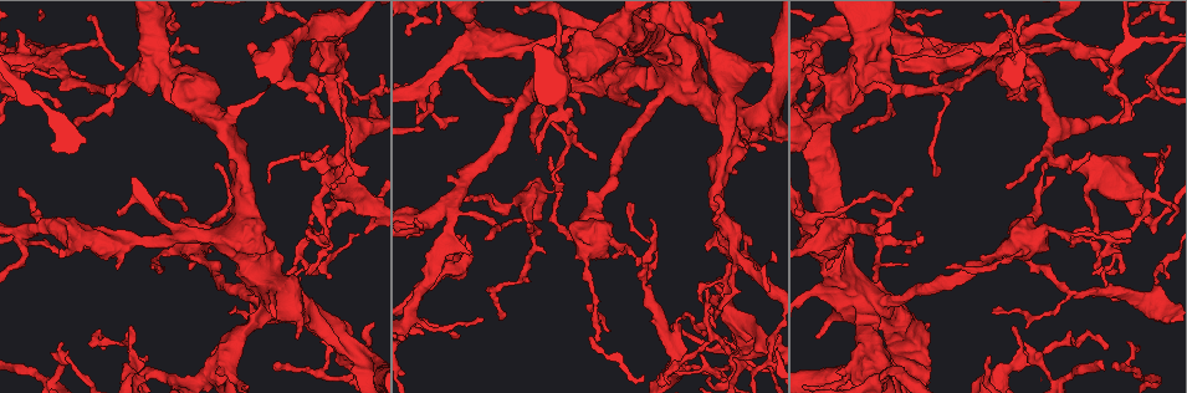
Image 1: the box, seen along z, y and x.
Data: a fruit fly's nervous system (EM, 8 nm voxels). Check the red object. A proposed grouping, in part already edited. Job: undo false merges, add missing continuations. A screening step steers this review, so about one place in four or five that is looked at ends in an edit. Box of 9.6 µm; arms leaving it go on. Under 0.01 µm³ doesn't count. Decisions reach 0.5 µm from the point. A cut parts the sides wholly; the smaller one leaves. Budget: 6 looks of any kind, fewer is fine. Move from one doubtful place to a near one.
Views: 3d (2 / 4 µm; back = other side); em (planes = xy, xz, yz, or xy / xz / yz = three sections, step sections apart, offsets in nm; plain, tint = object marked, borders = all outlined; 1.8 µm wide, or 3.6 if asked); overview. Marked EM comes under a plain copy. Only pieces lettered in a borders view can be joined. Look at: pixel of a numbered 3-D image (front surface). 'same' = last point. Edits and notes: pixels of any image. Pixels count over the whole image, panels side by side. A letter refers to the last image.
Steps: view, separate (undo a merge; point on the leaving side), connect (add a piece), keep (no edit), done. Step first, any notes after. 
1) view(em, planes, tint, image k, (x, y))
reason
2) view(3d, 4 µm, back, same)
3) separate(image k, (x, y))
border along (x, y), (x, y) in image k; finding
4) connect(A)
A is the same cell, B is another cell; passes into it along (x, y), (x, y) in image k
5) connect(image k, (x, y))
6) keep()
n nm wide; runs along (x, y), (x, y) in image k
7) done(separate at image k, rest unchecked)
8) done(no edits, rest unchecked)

view(3d, 4 µm, image 1, (1119, 296))
three-way junction

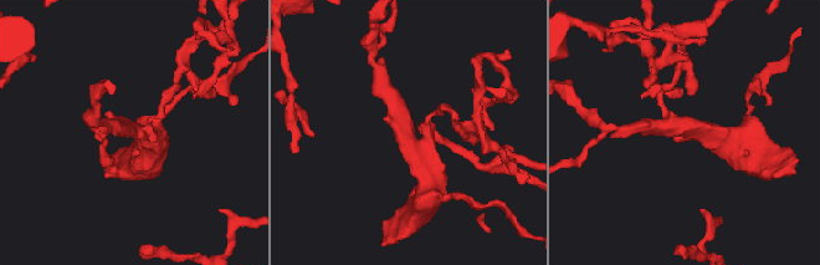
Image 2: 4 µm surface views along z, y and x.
view(em, planes, borders, image 2, (144, 134))
3 arms; shape alone is not enough

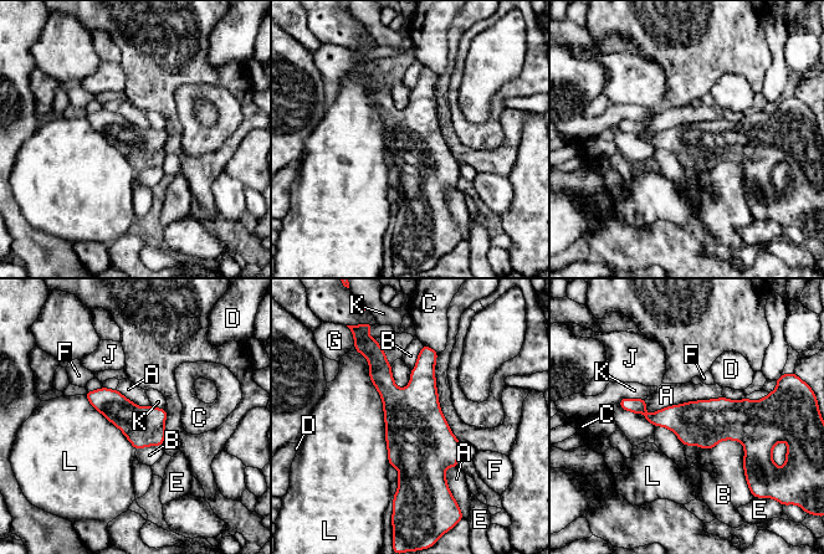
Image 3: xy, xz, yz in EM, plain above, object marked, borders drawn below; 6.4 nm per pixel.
keep()
L touches over 800 nm; A, B, C, D, E, F, G, J, K and L are other cells; border along (722, 396), (651, 414), (644, 409) in image 3; all the same neuron

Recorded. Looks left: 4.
view(3d, 2 µm, image 1, (1025, 342))
an open end

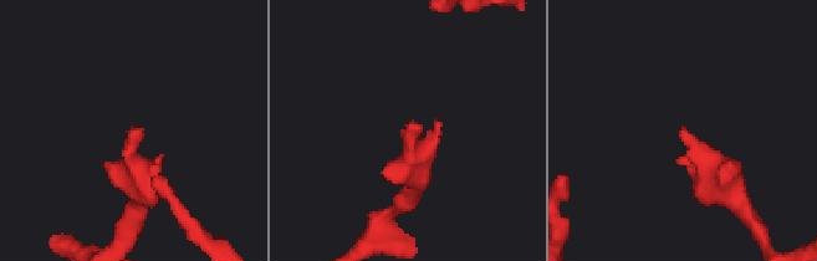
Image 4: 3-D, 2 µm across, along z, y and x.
view(em, yz, step 4, tint, image 4, (681, 131))
need the tissue

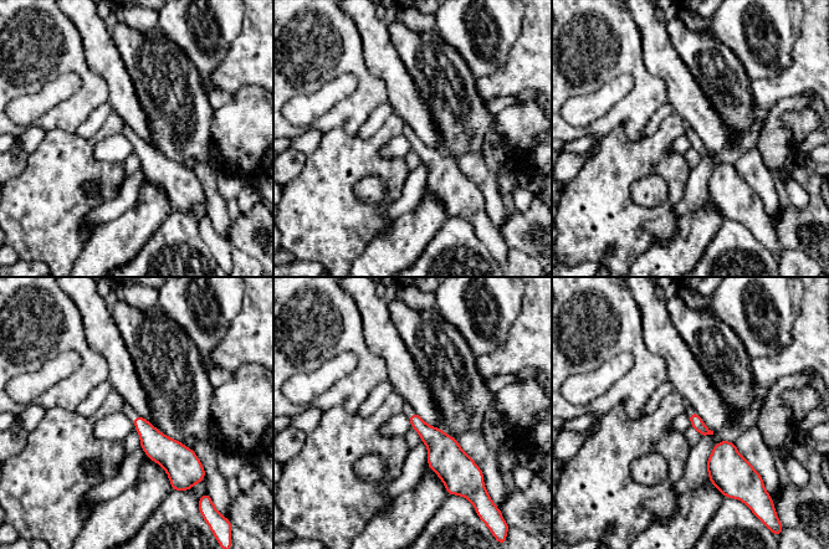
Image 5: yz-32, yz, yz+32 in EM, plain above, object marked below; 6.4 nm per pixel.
view(em, planes, borders, same)
cut it another way

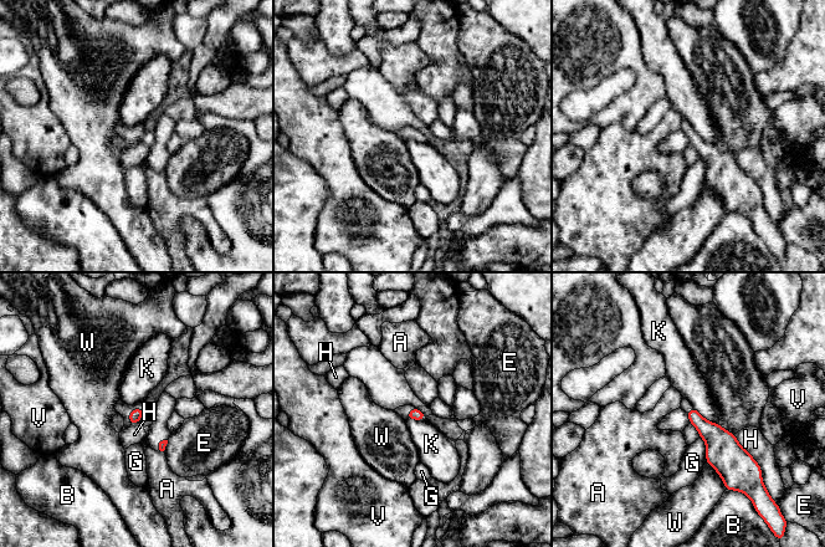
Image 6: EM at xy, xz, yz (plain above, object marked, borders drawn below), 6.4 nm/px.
keep()
A, B, E, G, H, K, V and W are other cells; border along (693, 407), (707, 420), (718, 424) in image 6; no lettered piece goes on from it

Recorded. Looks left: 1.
view(em, planes, borders, image 1, (146, 69))
four-way junction

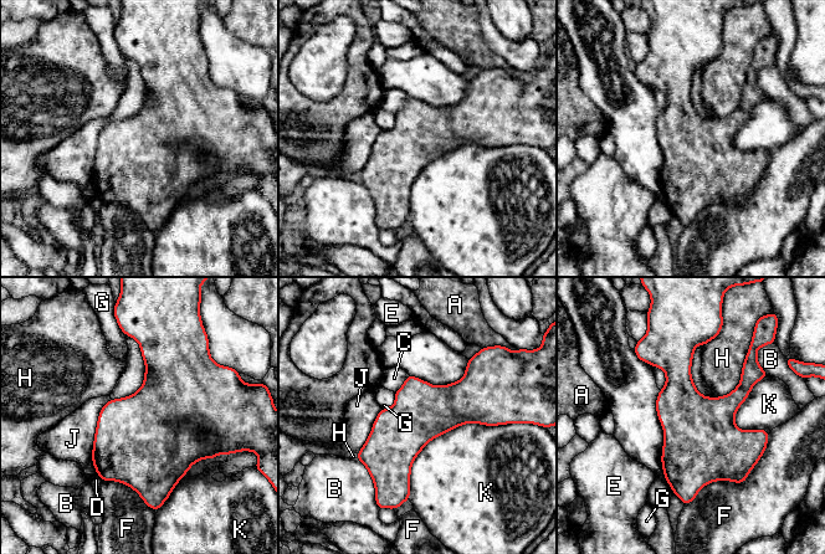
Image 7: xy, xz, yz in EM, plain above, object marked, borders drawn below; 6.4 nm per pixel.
keep()
K touches over 800 nm; A, B, C, D, E, F, G, H, J and K are other cells; border along (749, 348), (741, 381), (713, 398) in image 7; continuous, no second neuron

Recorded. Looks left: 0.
done(no edits, rest unchecked)

